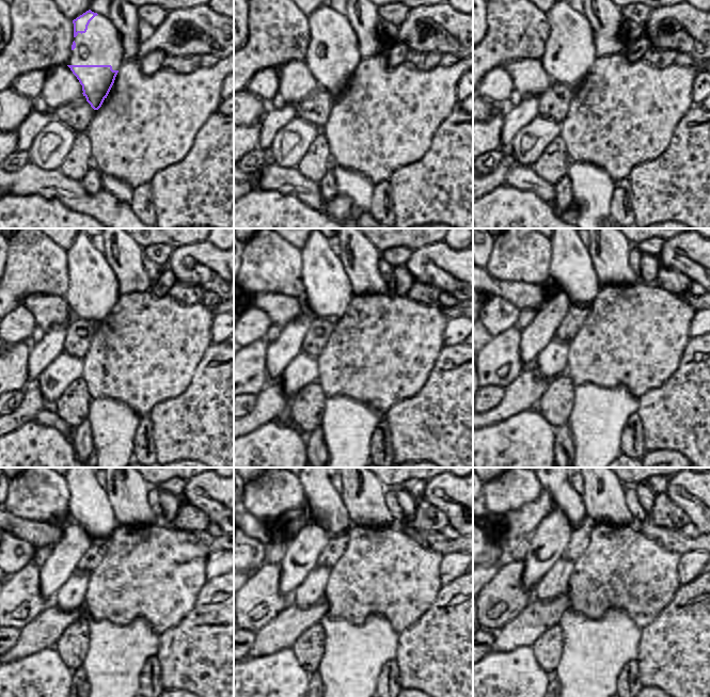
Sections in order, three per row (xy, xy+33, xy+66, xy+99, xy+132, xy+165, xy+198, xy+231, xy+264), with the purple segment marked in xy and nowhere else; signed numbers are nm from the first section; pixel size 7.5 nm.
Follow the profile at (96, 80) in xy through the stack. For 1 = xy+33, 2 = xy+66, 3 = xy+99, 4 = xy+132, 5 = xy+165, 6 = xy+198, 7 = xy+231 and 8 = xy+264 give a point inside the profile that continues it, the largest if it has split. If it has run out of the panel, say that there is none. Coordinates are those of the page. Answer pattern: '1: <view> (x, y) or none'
1: xy+33 (330, 77)
2: xy+66 (569, 66)
3: xy+99 (89, 303)
4: xy+132 (327, 302)
5: xy+165 (566, 257)
6: xy+198 (91, 507)
7: xy+231 (333, 507)
8: xy+264 (572, 506)

